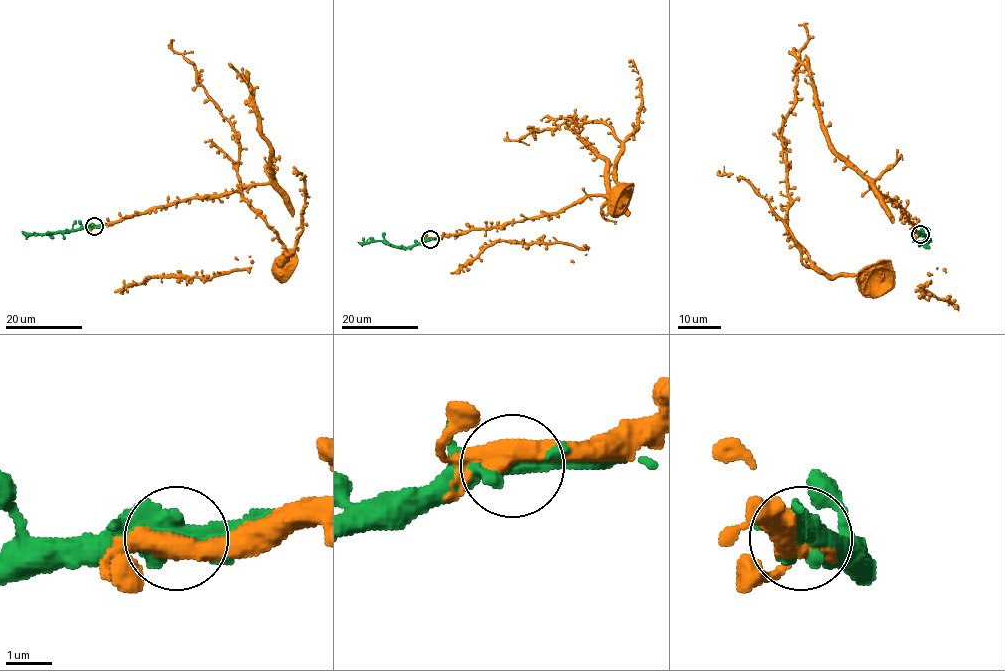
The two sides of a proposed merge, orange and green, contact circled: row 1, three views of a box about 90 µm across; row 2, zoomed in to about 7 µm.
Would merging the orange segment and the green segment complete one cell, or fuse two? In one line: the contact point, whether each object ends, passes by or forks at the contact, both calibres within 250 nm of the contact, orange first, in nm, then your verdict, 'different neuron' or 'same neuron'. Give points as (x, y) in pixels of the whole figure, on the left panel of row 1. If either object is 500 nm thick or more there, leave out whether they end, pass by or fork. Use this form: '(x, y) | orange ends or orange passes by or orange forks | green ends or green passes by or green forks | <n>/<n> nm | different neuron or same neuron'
(94, 226) | orange passes by | green forks | 440/360 nm | same neuron

